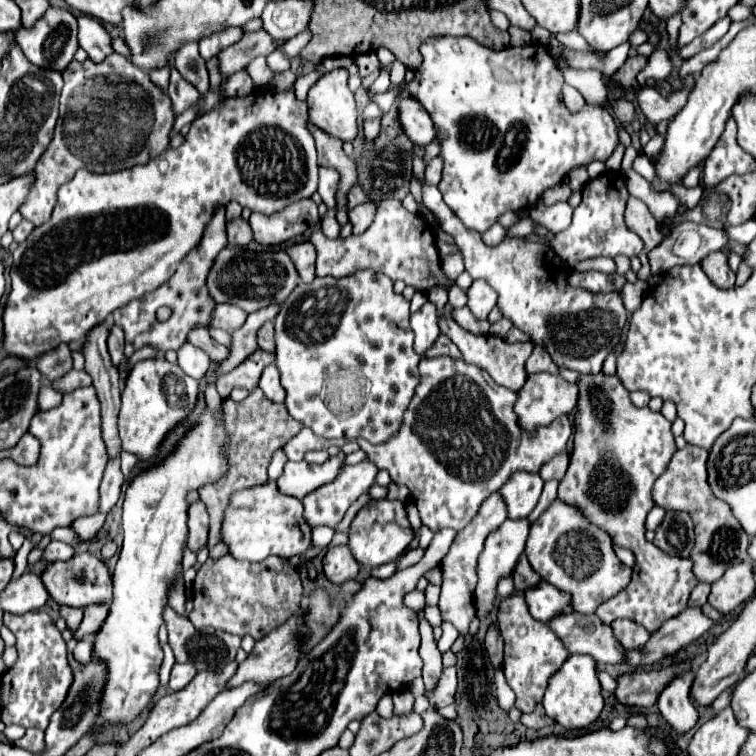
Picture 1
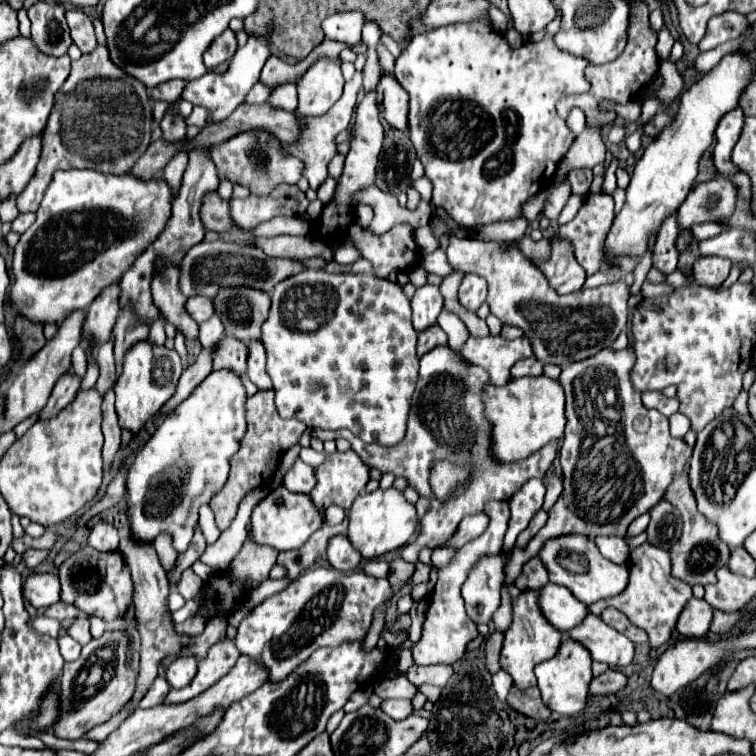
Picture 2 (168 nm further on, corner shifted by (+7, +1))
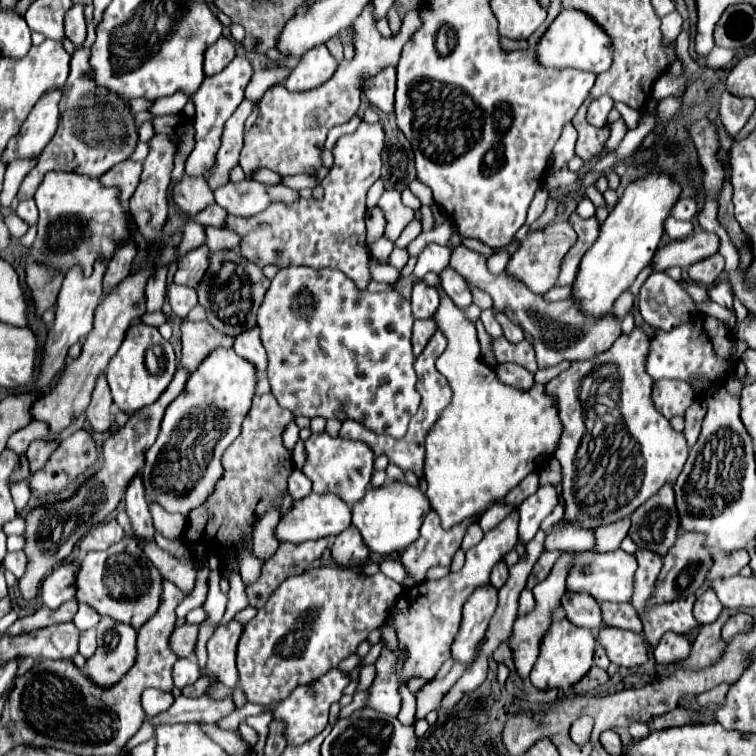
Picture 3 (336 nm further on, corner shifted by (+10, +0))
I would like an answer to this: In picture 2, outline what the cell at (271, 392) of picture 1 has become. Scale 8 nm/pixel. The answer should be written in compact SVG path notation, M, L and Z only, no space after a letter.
M251 341L249 343L247 375L259 389L271 389L271 379L265 371L265 349L263 349L261 341Z

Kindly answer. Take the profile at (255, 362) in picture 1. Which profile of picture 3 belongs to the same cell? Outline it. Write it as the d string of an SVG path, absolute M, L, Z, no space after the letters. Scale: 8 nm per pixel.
M182 322L182 358L180 364L196 370L214 350L232 348L234 337L216 332L208 322Z

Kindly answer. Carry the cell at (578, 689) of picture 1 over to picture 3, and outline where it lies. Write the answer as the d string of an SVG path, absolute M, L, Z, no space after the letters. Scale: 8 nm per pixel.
M558 616L552 622L550 632L544 636L542 646L540 646L540 656L530 672L530 682L538 690L552 690L556 688L562 696L570 694L574 686L582 680L582 676L592 668L592 656L594 656L594 646L596 640L590 630L586 628L576 628L570 624L566 618Z

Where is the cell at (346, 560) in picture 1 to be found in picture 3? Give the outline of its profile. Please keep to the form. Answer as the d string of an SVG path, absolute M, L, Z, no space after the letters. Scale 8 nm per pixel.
M352 526L336 536L330 552L332 560L342 568L358 568L370 556L368 546L362 542L362 536L356 534L356 530L352 530Z

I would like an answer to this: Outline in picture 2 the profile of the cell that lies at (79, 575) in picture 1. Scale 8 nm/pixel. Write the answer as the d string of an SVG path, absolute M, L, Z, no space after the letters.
M87 545L61 563L59 579L61 579L61 601L71 603L83 613L97 615L105 621L115 621L115 619L121 621L133 605L131 573L119 551L99 553Z

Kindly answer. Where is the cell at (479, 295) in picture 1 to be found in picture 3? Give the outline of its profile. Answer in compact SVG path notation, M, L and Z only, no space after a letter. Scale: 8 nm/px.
M446 268L446 270L440 274L440 278L442 278L442 288L444 288L444 292L452 298L452 302L454 302L458 308L468 308L468 306L472 304L472 296L470 296L468 284L466 284L466 280L464 280L460 274L456 274L456 272L452 272L450 268Z

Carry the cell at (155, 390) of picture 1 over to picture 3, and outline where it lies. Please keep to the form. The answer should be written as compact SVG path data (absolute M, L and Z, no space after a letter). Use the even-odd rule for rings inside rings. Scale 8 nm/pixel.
M134 322L126 332L126 338L124 338L120 350L116 352L116 356L110 360L110 364L106 368L106 378L108 378L110 390L112 390L114 404L126 414L132 414L144 406L154 404L160 398L160 394L168 388L168 384L176 372L176 364L178 364L178 360L176 360L172 344L160 336L158 328L152 328L144 322ZM154 346L162 346L162 356L164 356L166 366L160 372L150 372L150 368L146 364L146 354Z

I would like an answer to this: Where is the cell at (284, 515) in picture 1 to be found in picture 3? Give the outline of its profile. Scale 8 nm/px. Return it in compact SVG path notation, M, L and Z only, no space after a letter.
M310 494L302 500L294 500L292 508L280 516L280 522L274 530L278 542L300 544L306 540L316 540L324 536L336 536L350 526L350 508L334 494Z

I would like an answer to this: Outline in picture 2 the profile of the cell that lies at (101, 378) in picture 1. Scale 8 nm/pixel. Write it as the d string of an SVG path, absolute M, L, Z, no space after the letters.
M113 283L95 297L95 303L91 303L91 307L87 307L83 337L91 337L93 341L109 341L117 315L119 315L119 283Z

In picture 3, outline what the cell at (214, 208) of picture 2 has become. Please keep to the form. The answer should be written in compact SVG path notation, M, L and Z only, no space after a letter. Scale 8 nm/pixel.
M184 176L182 182L176 184L172 198L180 206L180 210L188 216L196 216L198 212L202 212L214 204L214 194L208 188L204 178Z

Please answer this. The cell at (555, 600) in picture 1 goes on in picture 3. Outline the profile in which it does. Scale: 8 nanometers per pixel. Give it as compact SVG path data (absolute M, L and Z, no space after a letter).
M566 590L564 596L560 598L560 606L564 608L566 618L572 620L574 626L588 628L588 630L596 630L602 626L600 606L588 594L578 594L578 592Z

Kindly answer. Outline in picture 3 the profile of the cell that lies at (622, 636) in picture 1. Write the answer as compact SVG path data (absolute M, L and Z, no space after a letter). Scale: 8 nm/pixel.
M602 602L600 604L600 614L602 622L606 626L616 626L624 630L632 630L636 634L642 632L640 618L636 616L636 610L630 604L612 604L612 602Z

